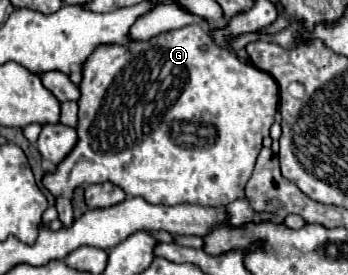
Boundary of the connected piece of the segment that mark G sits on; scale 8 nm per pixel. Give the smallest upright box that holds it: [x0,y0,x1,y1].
[43,25,279,227]

